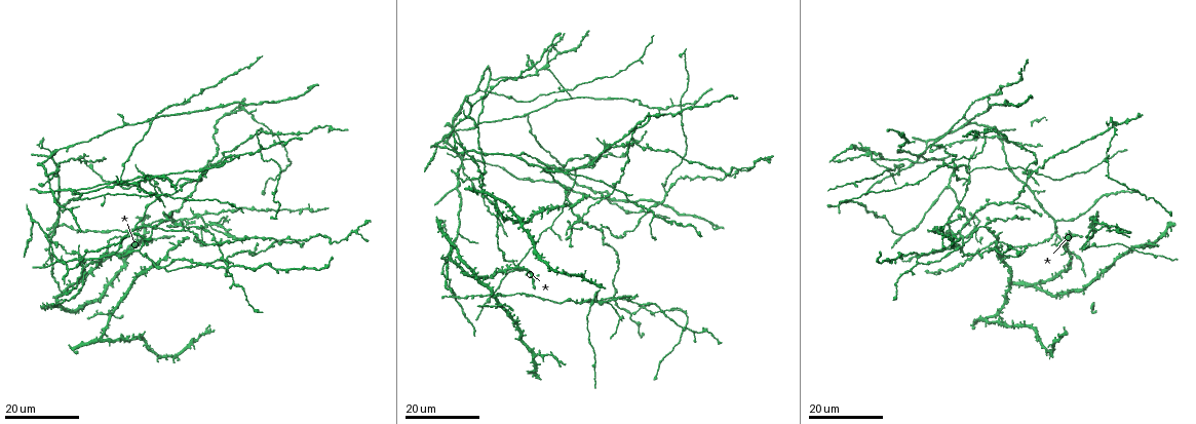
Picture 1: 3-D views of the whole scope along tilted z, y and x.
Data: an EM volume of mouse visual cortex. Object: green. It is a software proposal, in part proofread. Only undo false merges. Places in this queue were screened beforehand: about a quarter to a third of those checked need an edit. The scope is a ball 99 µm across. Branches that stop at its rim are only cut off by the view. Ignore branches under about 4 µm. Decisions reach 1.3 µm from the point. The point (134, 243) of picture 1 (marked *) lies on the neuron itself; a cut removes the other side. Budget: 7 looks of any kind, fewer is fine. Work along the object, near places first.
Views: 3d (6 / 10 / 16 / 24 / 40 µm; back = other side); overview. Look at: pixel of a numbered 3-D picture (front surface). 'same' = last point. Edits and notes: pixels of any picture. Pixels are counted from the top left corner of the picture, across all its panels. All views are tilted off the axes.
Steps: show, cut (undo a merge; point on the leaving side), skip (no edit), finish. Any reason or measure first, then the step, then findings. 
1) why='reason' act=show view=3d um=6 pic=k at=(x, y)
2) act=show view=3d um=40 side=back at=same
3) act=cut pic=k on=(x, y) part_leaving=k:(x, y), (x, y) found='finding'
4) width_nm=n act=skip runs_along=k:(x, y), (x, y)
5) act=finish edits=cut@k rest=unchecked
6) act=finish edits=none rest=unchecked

why='thin arm on a thick one' act=show view=3d um=24 pic=1 at=(1106, 150)

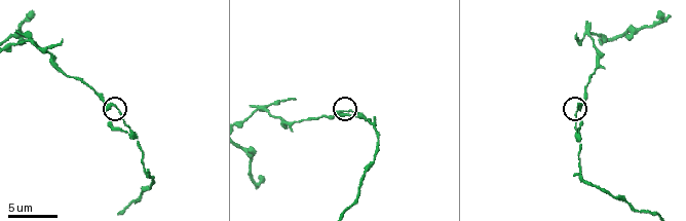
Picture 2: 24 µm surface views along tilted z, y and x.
act=show view=3d um=10 pic=2 at=(112, 105)

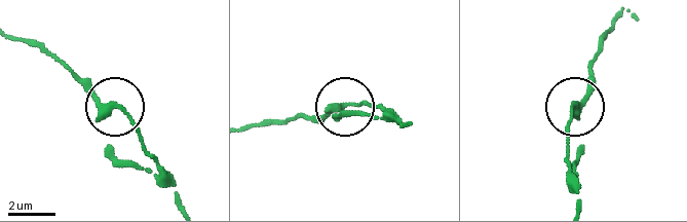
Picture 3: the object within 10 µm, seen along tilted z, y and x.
act=skip runs_along=3:(615, 14), (593, 63), (587, 88), (570, 115), (568, 171) found='continuous, no second neuron'

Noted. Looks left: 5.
why='branch point' act=show view=3d um=16 pic=1 at=(1004, 256)

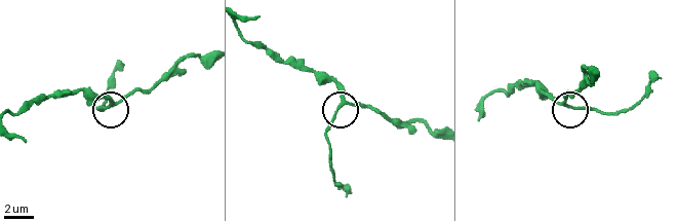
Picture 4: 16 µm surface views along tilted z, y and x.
act=show view=3d um=6 pic=4 at=(345, 100)

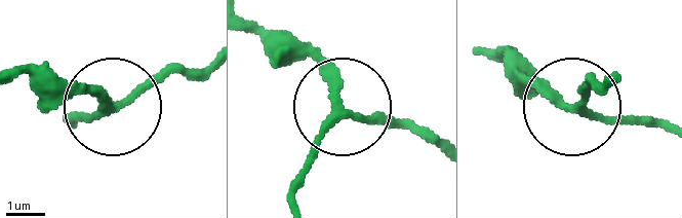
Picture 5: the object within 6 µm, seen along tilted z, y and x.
side_arm_um=9 act=skip runs_along=5:(492, 56), (609, 118), (656, 118) found='one neuron here'

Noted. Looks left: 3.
why='three arms meet' act=show view=3d um=16 pic=1 at=(514, 156)

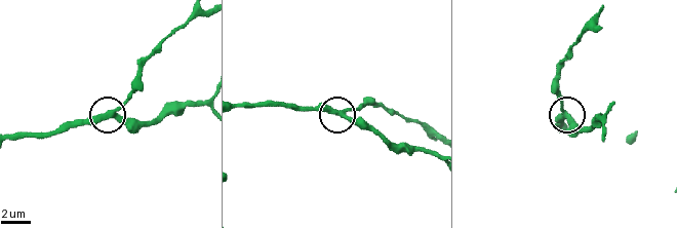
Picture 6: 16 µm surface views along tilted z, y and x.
act=show view=3d um=6 pic=6 at=(112, 111)

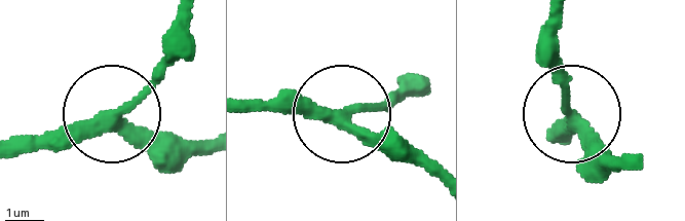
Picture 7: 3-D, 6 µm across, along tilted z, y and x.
act=skip runs_along=7:(18, 153), (77, 141), (192, 41) found='continuous, no second neuron'

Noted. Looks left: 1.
act=finish edits=none rest=unchecked

